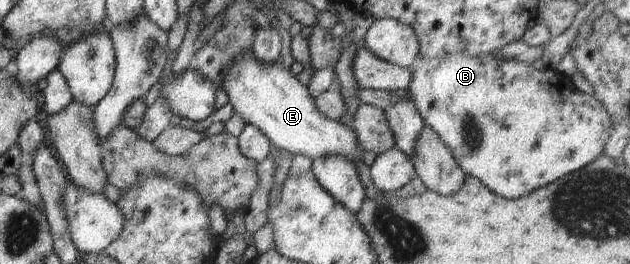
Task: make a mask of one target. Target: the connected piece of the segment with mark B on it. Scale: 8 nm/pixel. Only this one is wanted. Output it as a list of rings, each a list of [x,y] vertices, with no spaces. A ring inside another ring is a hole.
[[[451,52],[443,57],[436,57],[428,60],[419,57],[411,69],[411,81],[407,91],[414,101],[417,111],[423,118],[424,125],[428,125],[440,138],[441,141],[451,150],[453,157],[459,164],[459,167],[470,176],[476,177],[482,181],[493,193],[509,199],[523,197],[539,187],[545,187],[553,183],[555,179],[573,173],[578,169],[584,168],[592,161],[595,161],[604,153],[605,144],[610,136],[611,127],[613,126],[610,113],[607,113],[605,106],[592,95],[585,95],[584,92],[577,90],[570,76],[566,76],[556,69],[547,69],[540,67],[538,64],[528,64],[520,61],[511,61],[501,56],[493,54],[481,54],[472,56],[467,52]]]

